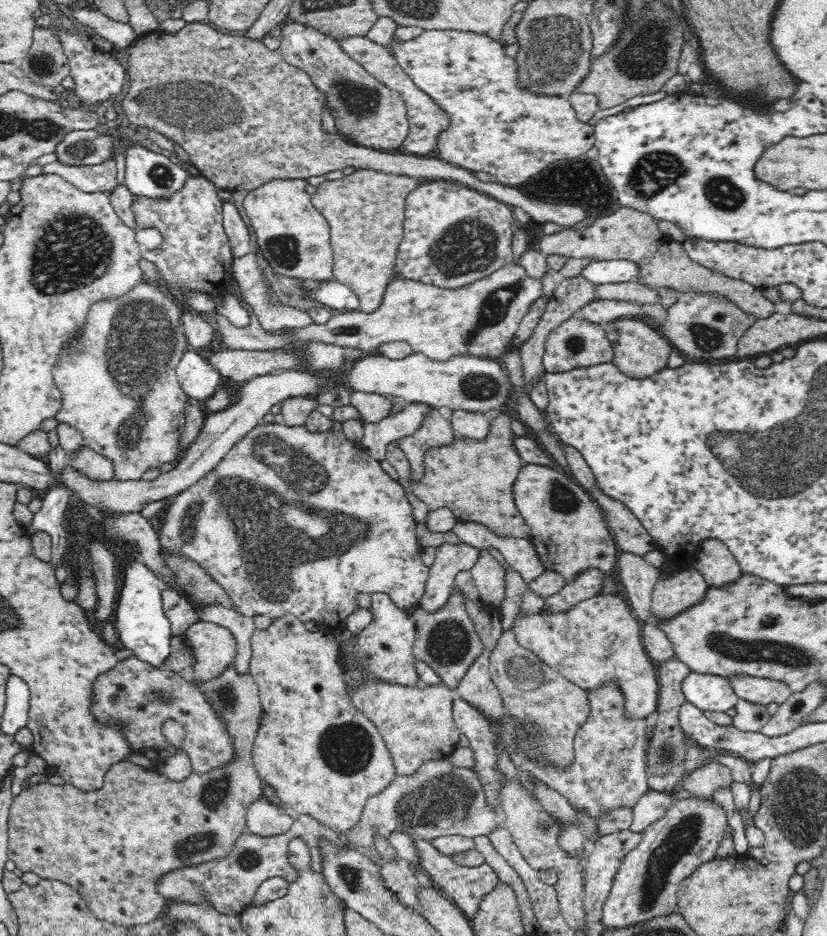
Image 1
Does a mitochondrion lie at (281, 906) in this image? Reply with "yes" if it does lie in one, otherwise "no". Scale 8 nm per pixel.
no

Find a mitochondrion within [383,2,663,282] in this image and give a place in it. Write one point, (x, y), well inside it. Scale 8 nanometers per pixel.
(554, 43)

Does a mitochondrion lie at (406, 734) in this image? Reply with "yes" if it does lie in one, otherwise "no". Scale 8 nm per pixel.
no

